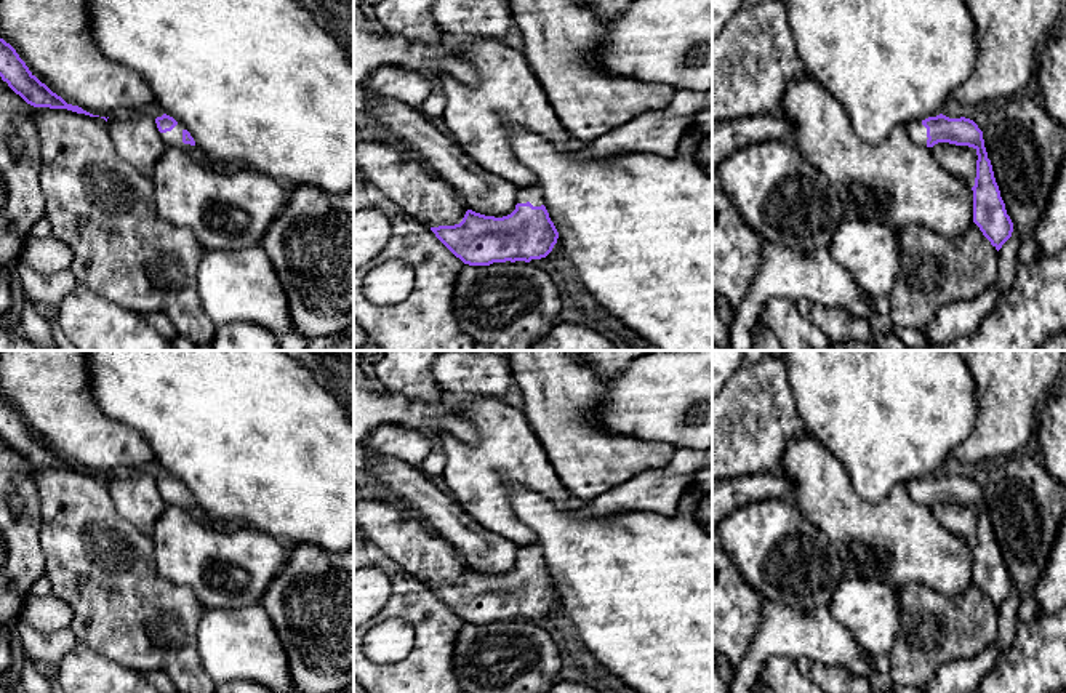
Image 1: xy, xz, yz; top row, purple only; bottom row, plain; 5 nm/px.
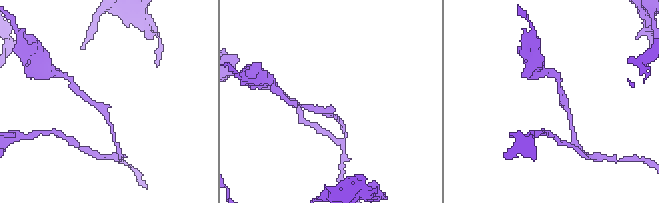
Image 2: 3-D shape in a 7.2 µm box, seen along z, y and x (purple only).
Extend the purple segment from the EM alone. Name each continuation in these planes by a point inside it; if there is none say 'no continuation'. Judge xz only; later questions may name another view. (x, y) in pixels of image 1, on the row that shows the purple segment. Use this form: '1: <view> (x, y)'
1: xz (533, 194)

